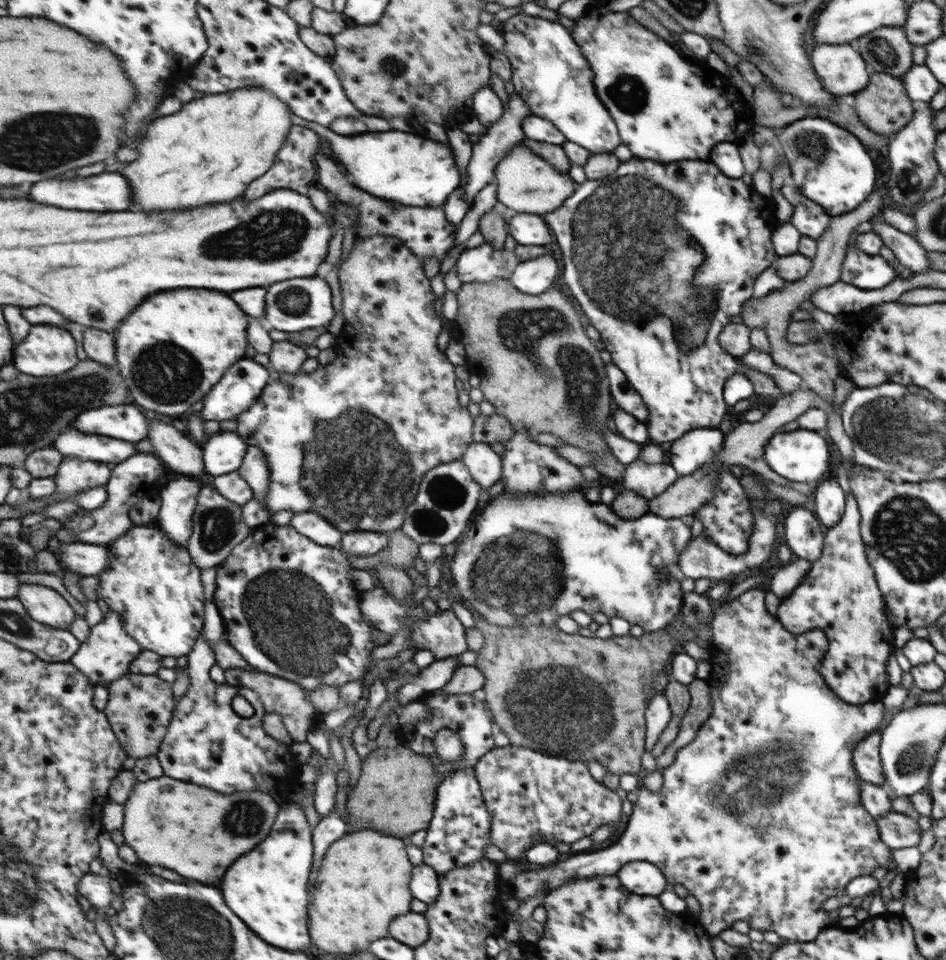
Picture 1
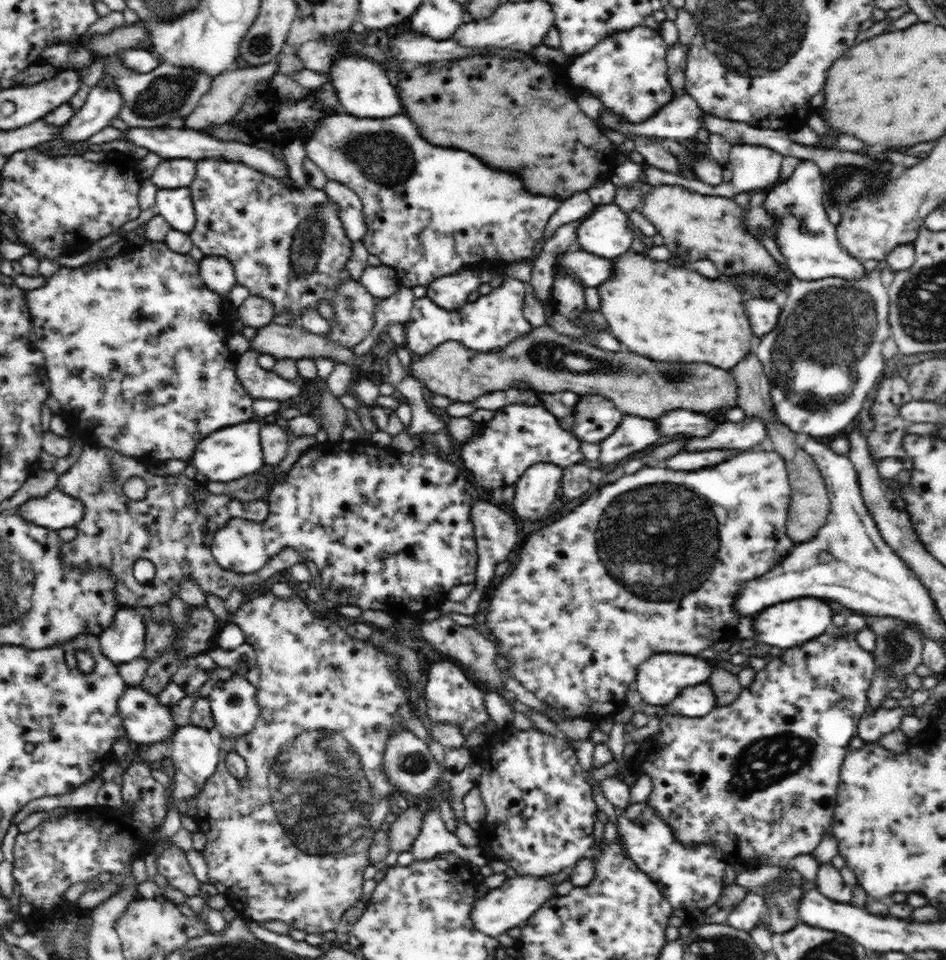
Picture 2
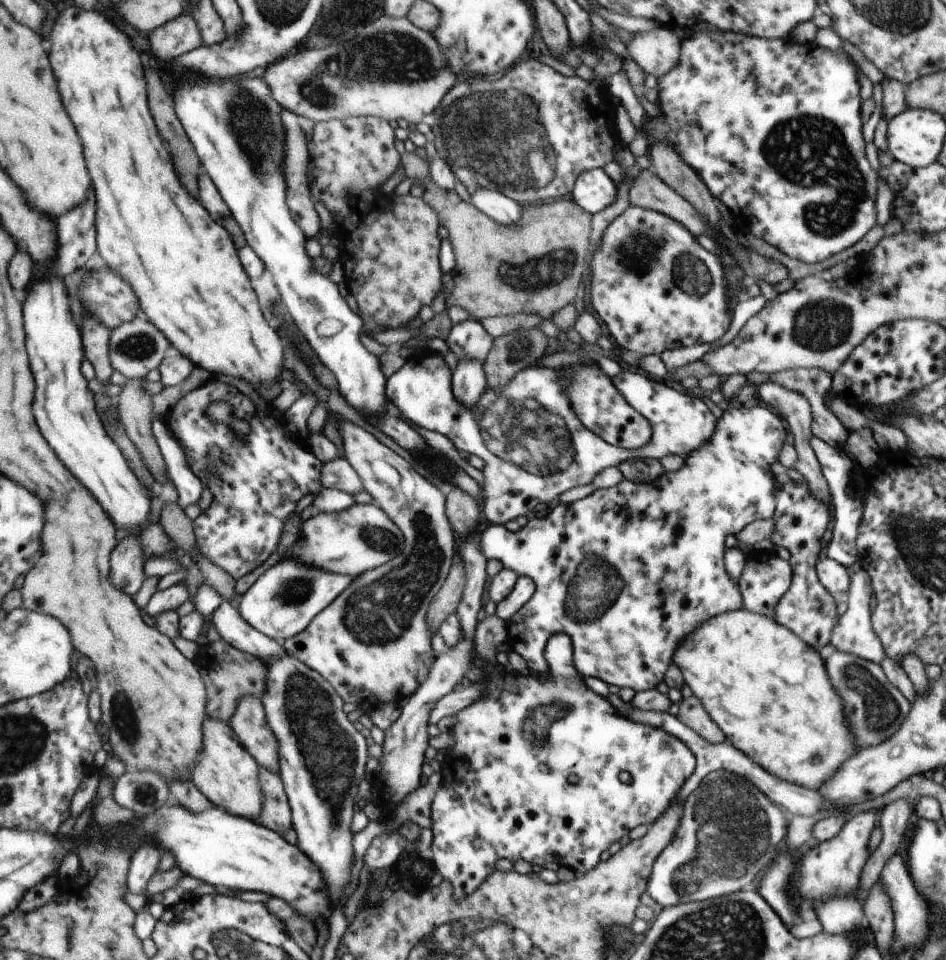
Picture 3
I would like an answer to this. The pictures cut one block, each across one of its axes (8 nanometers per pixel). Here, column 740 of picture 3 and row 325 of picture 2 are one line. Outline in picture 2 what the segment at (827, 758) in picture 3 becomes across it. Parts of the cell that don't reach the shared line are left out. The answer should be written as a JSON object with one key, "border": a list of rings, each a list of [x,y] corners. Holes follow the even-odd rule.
{"border":[[[641,254],[619,255],[611,277],[598,288],[608,331],[630,353],[667,363],[710,362],[731,370],[754,350],[758,338],[745,309],[746,296],[729,281],[709,279],[688,266],[674,268]]]}

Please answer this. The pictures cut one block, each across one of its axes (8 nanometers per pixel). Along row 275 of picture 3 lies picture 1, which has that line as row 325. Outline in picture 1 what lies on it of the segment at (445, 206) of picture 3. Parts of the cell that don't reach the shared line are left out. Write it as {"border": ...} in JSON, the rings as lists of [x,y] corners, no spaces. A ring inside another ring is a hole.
{"border":[[[495,278],[491,282],[466,282],[457,289],[456,316],[450,322],[452,342],[465,347],[466,362],[463,364],[468,374],[479,378],[479,390],[483,399],[490,403],[495,414],[505,417],[510,427],[517,433],[527,430],[547,433],[561,439],[563,443],[587,450],[591,454],[590,467],[619,484],[623,474],[623,464],[615,460],[605,444],[604,429],[611,414],[611,398],[605,380],[605,366],[599,358],[597,348],[591,344],[583,332],[577,310],[565,300],[559,290],[549,287],[541,294],[523,294],[507,279]]]}

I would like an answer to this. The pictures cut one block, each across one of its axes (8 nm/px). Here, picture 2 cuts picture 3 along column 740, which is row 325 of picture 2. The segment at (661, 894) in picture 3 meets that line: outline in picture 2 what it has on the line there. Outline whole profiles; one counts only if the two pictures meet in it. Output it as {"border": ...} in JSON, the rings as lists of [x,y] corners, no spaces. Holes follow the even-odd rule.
{"border":[[[876,267],[868,275],[863,276],[862,279],[822,278],[822,280],[803,281],[790,276],[787,300],[781,308],[776,326],[772,329],[772,332],[759,338],[754,345],[753,352],[760,359],[765,375],[768,376],[771,384],[772,403],[774,403],[776,417],[780,418],[780,423],[784,423],[794,433],[799,434],[800,437],[818,438],[836,436],[844,428],[850,426],[851,422],[860,413],[868,392],[876,386],[880,376],[883,376],[882,370],[884,370],[885,358],[882,355],[882,342],[890,335],[891,326],[888,318],[889,296],[887,287],[880,280],[880,271]]]}

